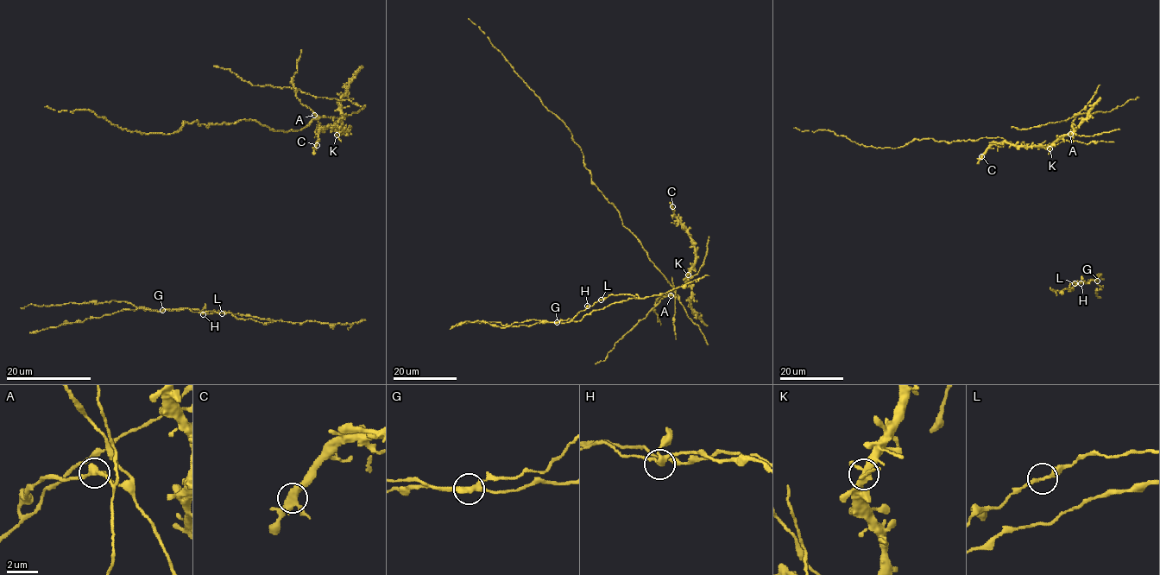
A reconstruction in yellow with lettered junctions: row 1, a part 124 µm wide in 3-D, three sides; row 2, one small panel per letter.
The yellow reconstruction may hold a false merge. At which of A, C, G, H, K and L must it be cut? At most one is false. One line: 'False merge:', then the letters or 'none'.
False merge: A

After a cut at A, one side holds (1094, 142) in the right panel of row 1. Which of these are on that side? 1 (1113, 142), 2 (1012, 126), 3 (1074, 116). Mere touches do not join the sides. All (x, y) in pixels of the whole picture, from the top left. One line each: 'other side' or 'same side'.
1: same side
2: same side
3: same side

